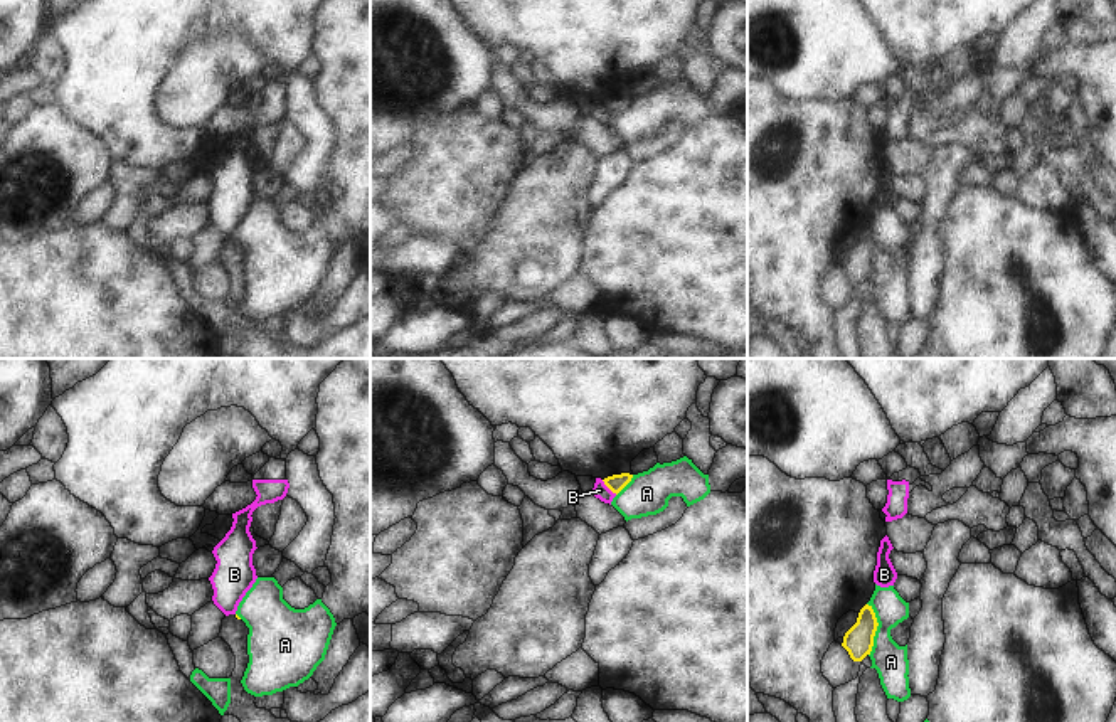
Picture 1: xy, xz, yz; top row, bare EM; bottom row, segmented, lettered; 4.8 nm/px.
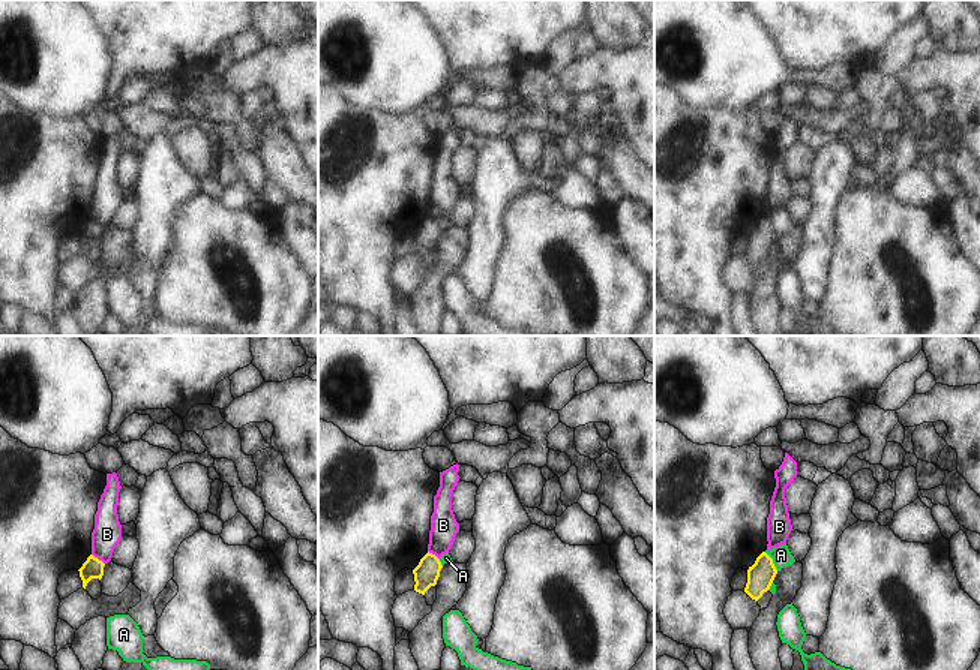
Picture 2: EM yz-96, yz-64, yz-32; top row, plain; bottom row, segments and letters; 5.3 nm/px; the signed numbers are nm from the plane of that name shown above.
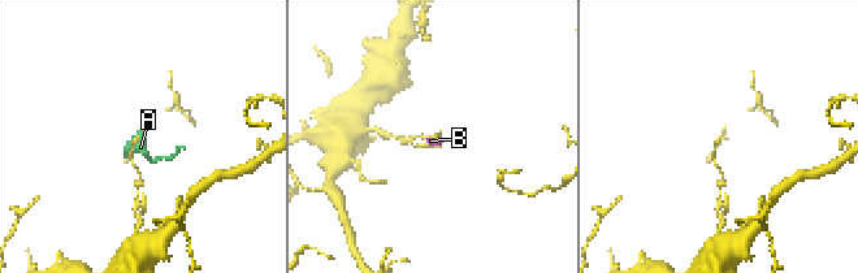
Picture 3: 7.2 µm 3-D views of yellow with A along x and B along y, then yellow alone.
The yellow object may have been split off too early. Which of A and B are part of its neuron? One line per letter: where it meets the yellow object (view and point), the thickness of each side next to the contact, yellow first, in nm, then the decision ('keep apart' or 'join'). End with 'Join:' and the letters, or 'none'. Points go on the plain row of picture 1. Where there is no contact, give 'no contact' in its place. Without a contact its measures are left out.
A: yz (876, 253) | 140/160 nm | keep apart
B: xz (610, 111) | 80/70 nm | keep apart
Join: none

